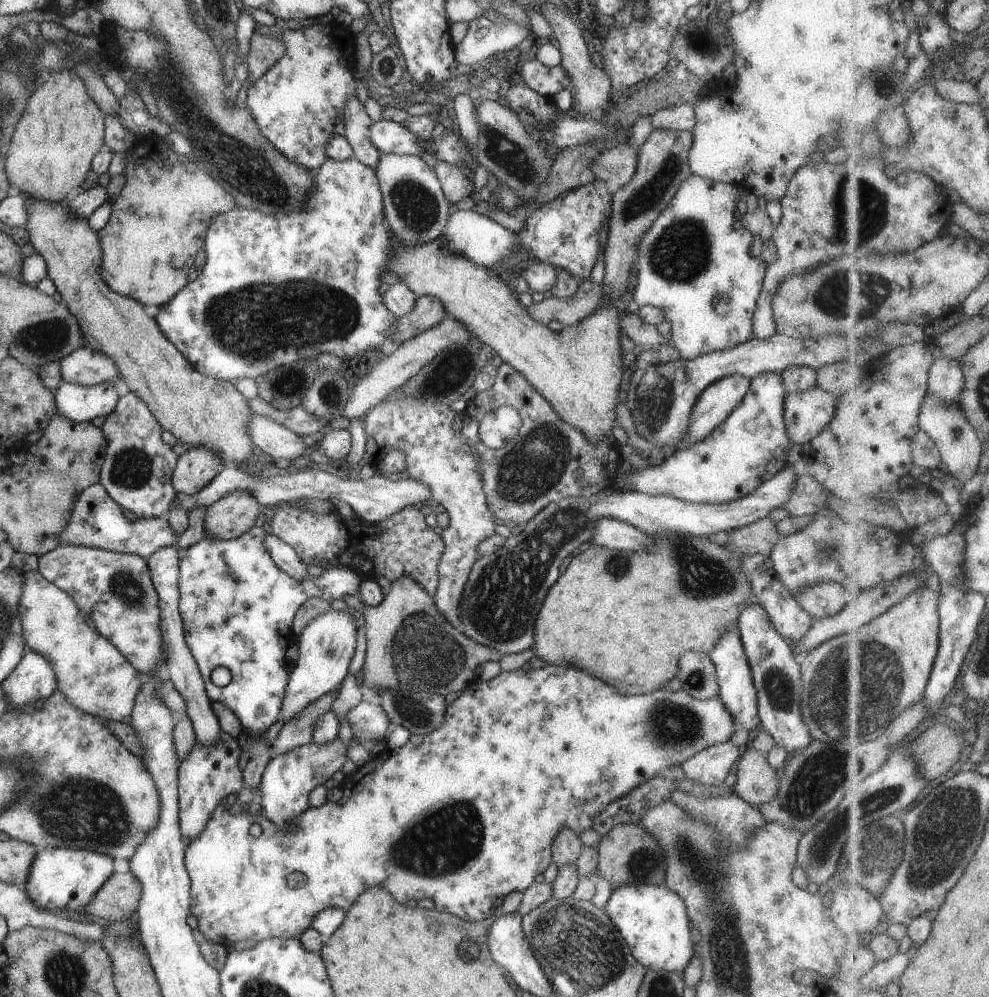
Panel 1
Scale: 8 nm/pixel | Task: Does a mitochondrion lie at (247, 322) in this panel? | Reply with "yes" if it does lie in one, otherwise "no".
yes

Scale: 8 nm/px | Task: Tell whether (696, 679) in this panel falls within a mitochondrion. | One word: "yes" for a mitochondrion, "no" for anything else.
yes

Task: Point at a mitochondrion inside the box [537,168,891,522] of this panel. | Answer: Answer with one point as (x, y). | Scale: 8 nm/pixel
(680, 254)

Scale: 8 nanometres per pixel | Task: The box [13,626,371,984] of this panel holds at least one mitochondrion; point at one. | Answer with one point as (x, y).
(102, 821)

